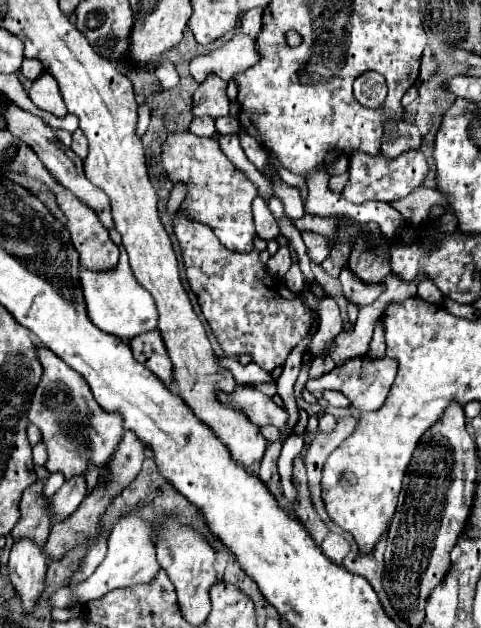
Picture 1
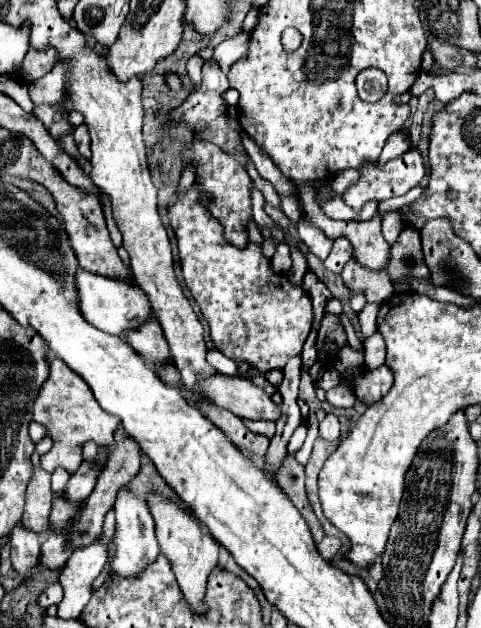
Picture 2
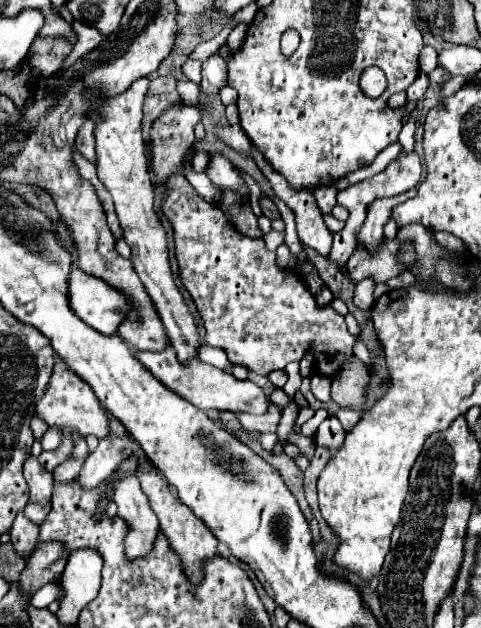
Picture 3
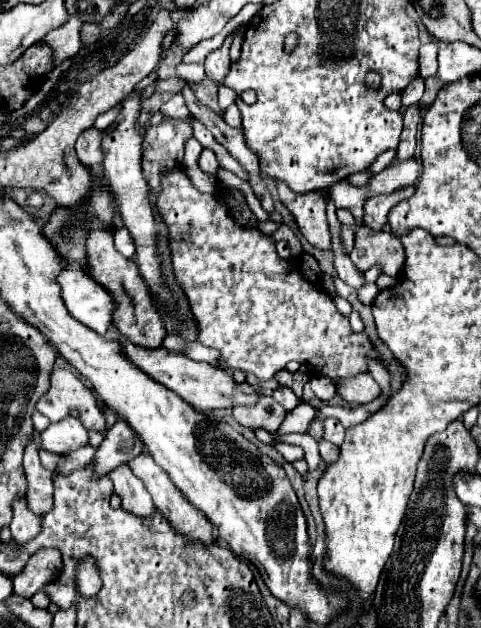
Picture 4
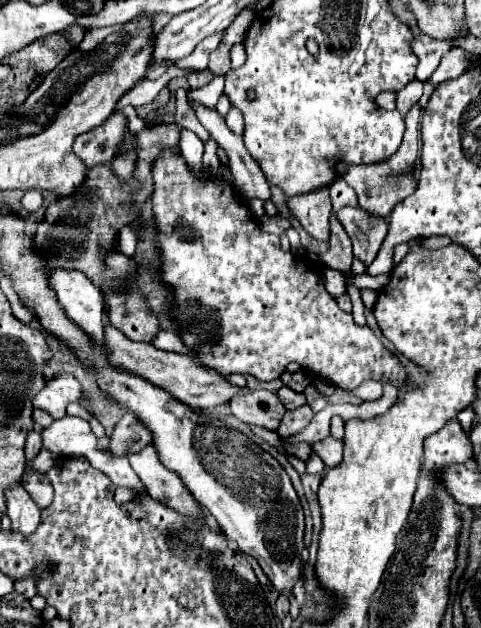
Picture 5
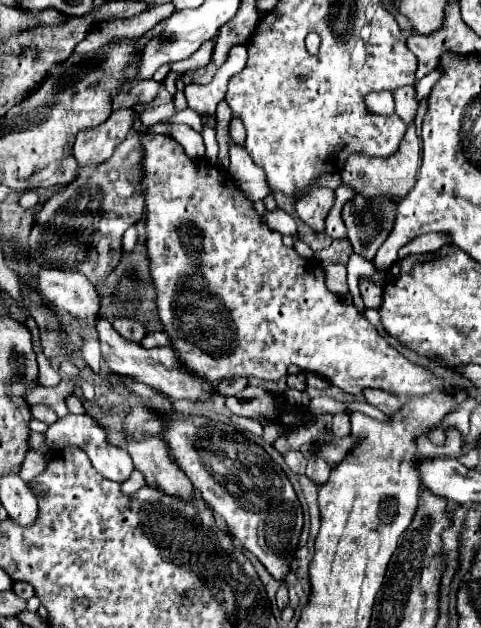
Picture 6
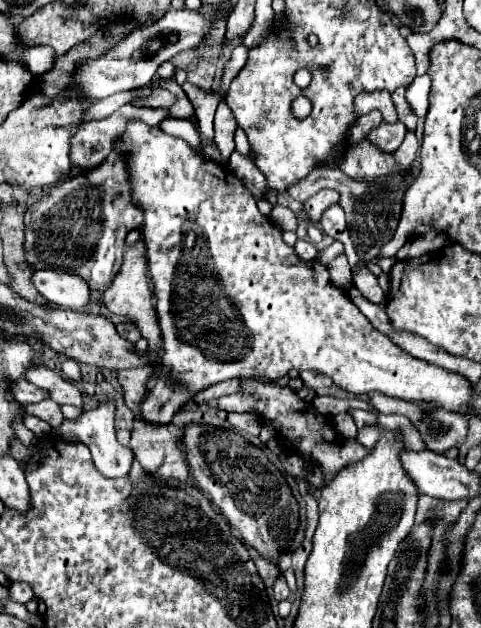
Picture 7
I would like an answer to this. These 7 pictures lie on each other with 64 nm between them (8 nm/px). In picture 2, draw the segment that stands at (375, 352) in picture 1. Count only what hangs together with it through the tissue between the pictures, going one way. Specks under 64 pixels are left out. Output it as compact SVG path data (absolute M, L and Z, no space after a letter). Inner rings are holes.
M374 332L364 341L364 364L368 370L373 370L384 364L384 358L386 358L384 338L380 336L380 332Z

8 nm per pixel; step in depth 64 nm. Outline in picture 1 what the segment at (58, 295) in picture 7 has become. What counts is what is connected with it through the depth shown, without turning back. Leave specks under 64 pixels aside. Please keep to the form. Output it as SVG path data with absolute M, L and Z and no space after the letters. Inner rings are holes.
M124 250L120 254L120 262L112 270L106 270L106 272L80 270L80 284L82 284L84 300L88 306L88 314L100 330L108 334L116 334L124 340L132 340L148 330L156 330L158 310L156 310L154 298L134 278L128 264L128 254Z

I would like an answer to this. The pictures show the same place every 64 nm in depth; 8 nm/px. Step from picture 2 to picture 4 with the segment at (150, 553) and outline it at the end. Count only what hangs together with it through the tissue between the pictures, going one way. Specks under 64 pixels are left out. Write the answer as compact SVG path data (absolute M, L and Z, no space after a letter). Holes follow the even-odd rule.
M126 464L112 470L108 478L114 482L114 494L120 496L124 512L142 516L142 518L150 518L156 512L156 508L152 506L152 498L146 492L144 484L132 474L132 470Z

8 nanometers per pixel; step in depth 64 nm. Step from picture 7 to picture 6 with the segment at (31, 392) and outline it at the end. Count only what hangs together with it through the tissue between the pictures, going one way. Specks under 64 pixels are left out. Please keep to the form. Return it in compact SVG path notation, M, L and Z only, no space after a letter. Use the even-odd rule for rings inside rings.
M62 378L58 386L38 386L36 390L32 390L32 394L28 394L28 404L44 404L48 408L52 408L58 416L68 414L66 410L66 398L70 394L74 394L76 384L70 378Z

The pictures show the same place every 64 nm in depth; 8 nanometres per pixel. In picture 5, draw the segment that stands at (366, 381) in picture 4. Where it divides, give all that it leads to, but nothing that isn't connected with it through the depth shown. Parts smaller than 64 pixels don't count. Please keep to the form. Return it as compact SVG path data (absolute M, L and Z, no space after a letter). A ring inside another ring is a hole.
M366 380L364 384L360 384L354 390L350 390L350 394L358 396L362 400L378 400L382 396L382 384L374 382L374 380Z

